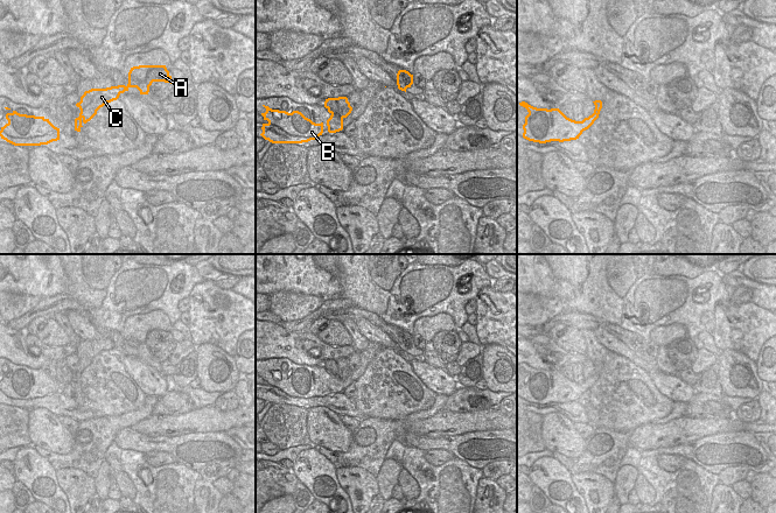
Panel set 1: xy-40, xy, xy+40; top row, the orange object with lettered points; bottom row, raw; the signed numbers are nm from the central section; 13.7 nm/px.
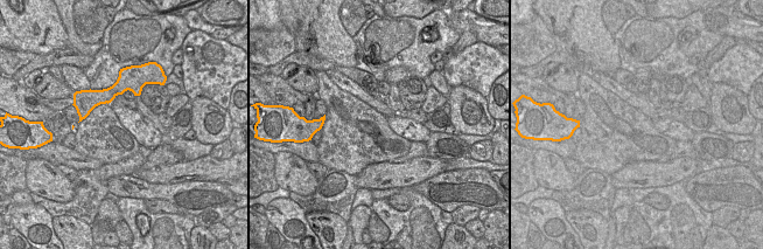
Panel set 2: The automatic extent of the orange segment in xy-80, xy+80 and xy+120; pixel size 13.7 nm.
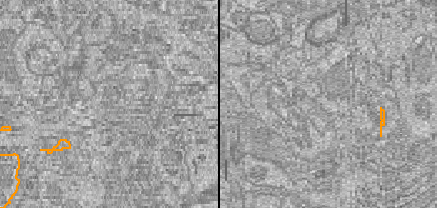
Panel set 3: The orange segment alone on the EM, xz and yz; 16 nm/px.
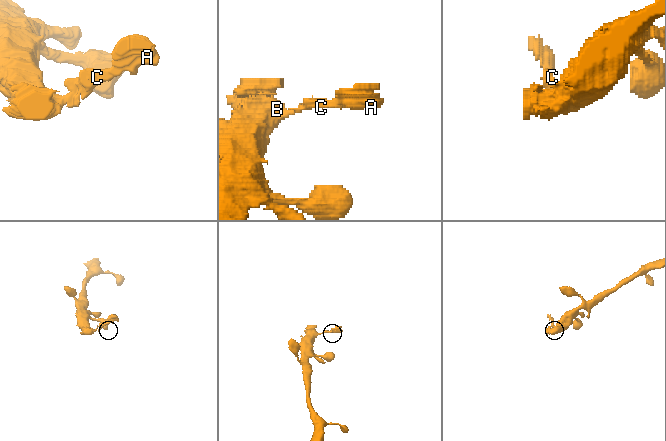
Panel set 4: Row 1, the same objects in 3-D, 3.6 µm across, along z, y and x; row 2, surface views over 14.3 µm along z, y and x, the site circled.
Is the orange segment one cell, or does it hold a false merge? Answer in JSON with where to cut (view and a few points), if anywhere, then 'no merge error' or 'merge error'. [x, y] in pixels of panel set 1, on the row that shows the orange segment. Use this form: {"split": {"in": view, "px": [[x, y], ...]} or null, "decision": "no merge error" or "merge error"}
{"split": {"in": "xy", "px": [[331, 113], [336, 113], [342, 119]]}, "decision": "merge error"}

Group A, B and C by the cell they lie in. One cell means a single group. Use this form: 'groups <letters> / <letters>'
groups A C / B

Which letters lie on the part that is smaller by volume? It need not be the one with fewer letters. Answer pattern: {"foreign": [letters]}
{"foreign": ["A", "C"]}

